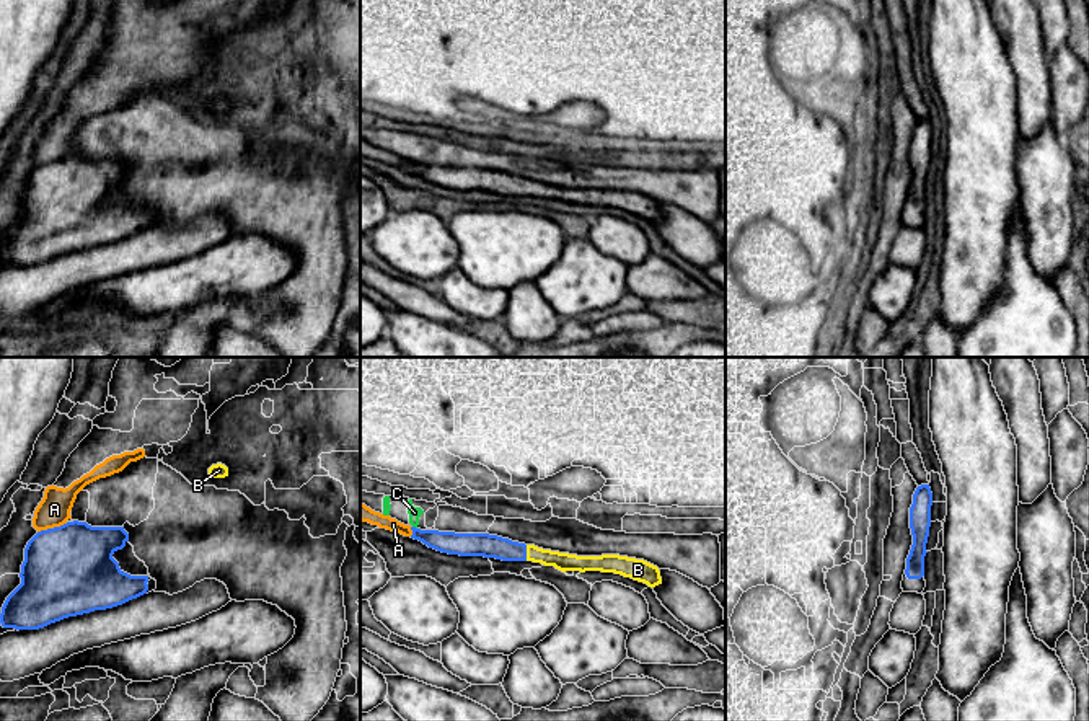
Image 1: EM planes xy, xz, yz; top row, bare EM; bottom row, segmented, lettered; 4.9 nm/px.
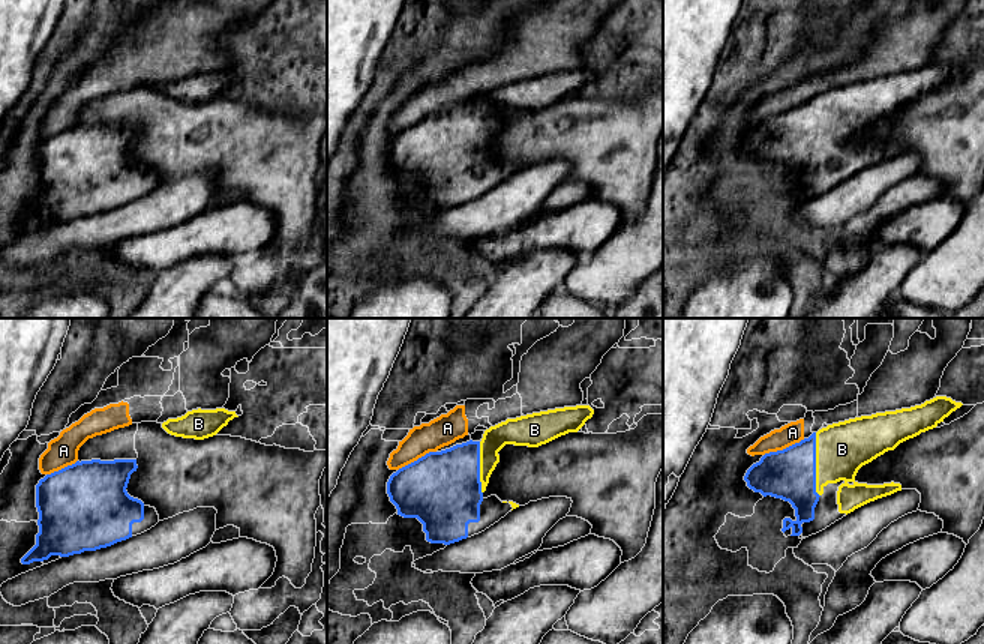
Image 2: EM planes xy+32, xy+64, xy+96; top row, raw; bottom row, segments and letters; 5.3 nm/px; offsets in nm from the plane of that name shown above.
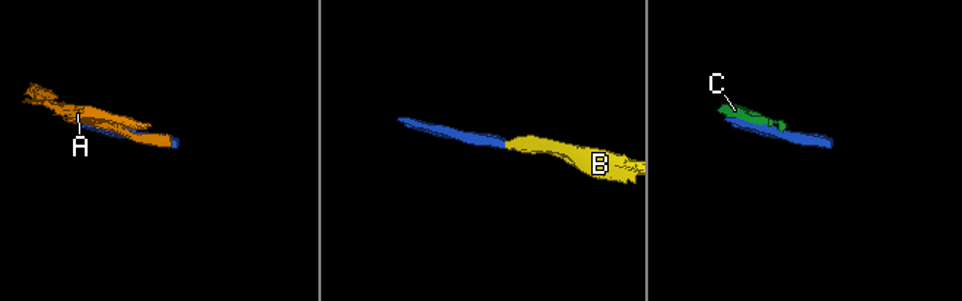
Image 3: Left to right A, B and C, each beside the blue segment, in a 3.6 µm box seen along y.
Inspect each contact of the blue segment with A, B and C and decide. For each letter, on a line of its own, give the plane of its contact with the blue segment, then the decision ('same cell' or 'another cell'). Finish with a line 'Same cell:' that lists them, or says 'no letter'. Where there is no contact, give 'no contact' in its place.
A: xy | another cell
B: xz | same cell
C: xz | another cell
Same cell: B

